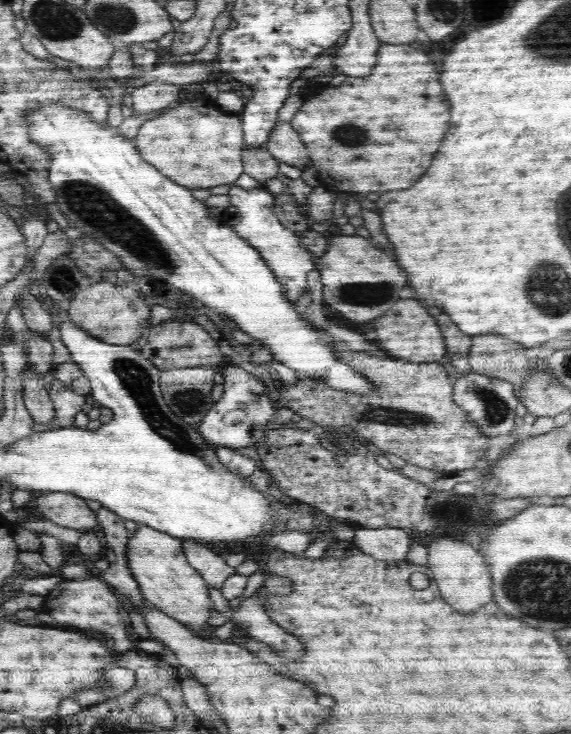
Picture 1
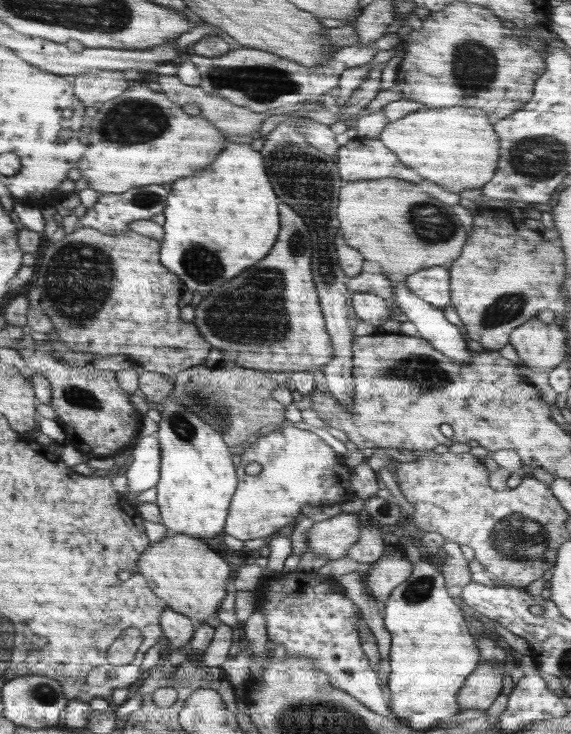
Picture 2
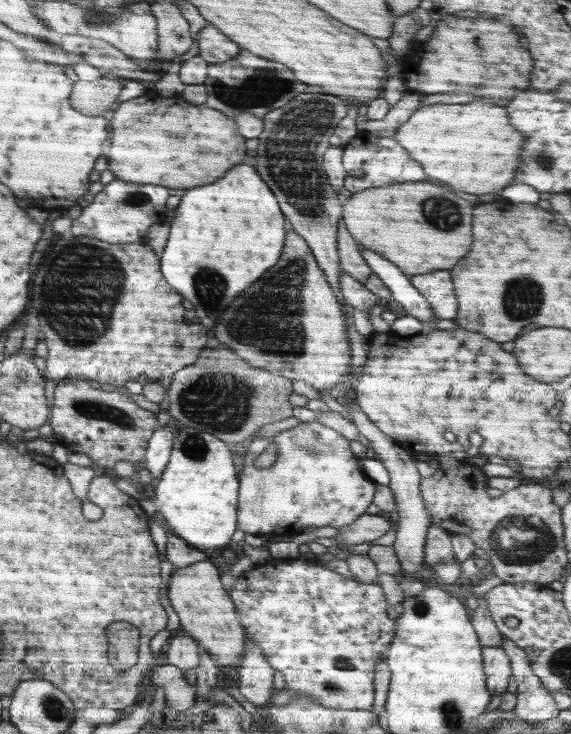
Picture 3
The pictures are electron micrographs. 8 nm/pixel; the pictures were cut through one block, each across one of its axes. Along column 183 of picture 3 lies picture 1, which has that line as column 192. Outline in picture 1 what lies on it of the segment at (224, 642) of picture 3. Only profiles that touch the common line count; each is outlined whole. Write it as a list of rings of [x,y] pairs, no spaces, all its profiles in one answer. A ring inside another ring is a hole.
[[[144,524],[133,533],[126,550],[127,565],[143,598],[161,612],[190,626],[196,636],[206,638],[210,634],[209,638],[213,640],[215,627],[207,623],[211,609],[214,609],[209,586],[202,575],[189,565],[181,540]],[[209,627],[212,627],[211,633]]]

